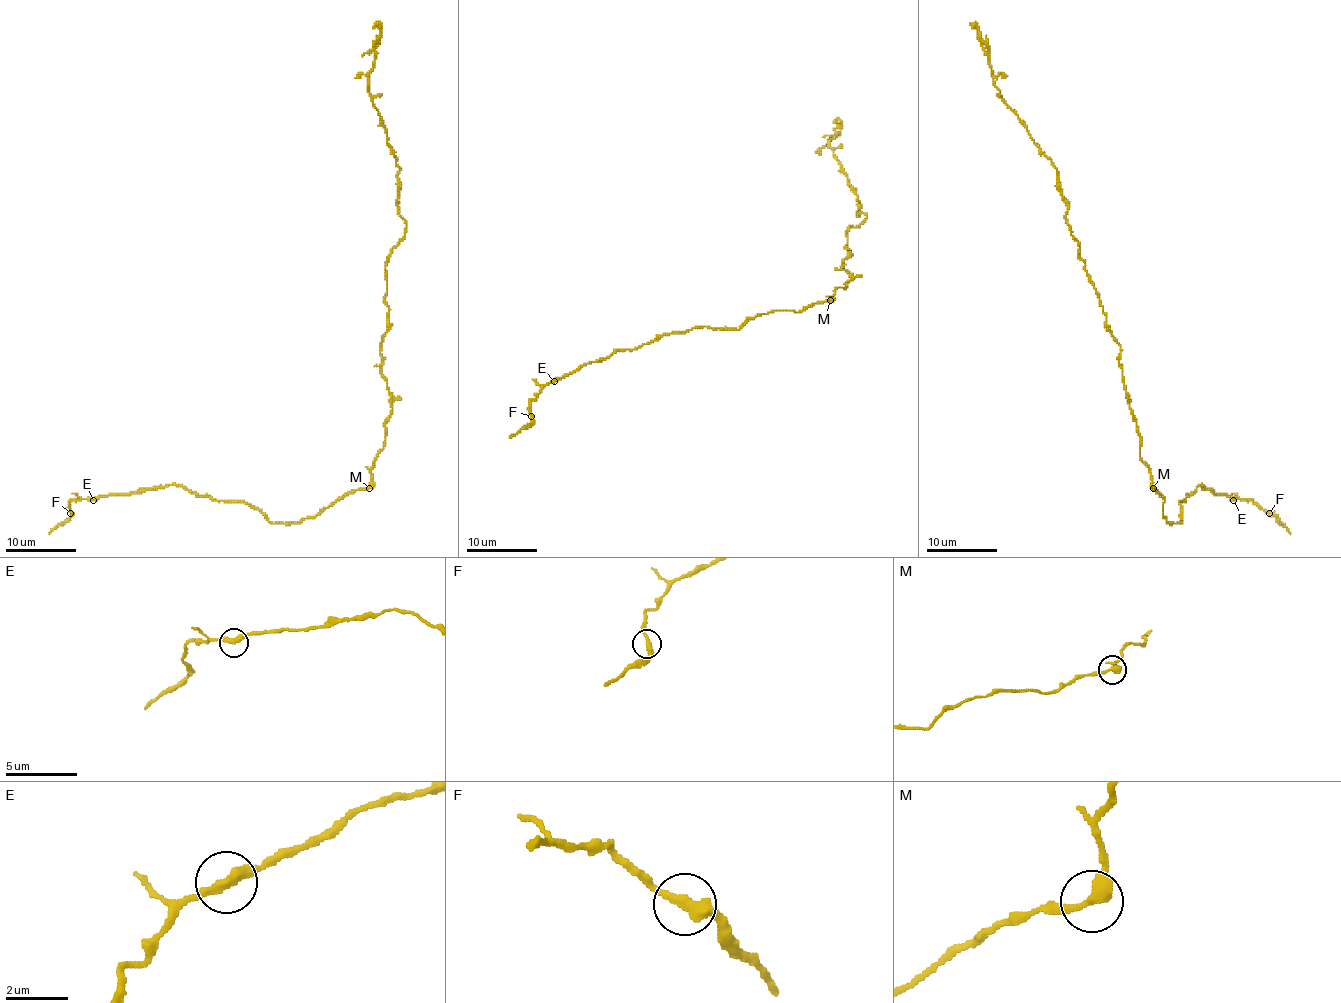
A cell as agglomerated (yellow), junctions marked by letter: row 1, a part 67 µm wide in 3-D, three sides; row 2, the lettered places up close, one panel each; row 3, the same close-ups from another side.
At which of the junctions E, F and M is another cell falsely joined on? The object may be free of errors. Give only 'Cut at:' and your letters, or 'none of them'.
Cut at: M

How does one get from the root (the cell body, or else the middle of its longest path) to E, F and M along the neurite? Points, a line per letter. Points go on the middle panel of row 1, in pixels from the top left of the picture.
E: (845, 284), (831, 300), (799, 312), (771, 310), (739, 330), (695, 326), (658, 335), (554, 381)
F: (845, 284), (799, 312), (771, 310), (739, 330), (672, 331), (584, 363), (547, 384), (531, 416)
M: (845, 284), (845, 287), (838, 287), (830, 300)

